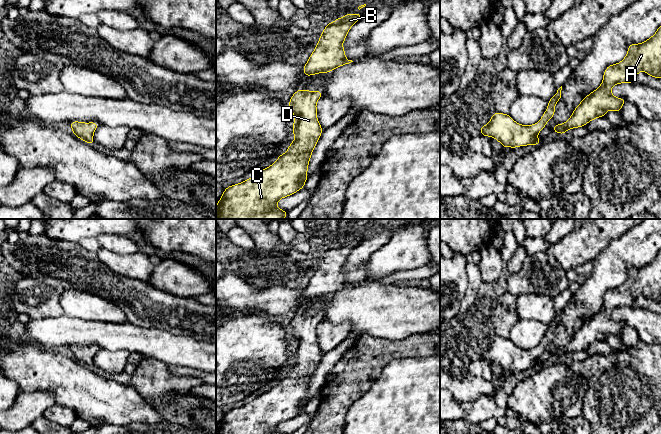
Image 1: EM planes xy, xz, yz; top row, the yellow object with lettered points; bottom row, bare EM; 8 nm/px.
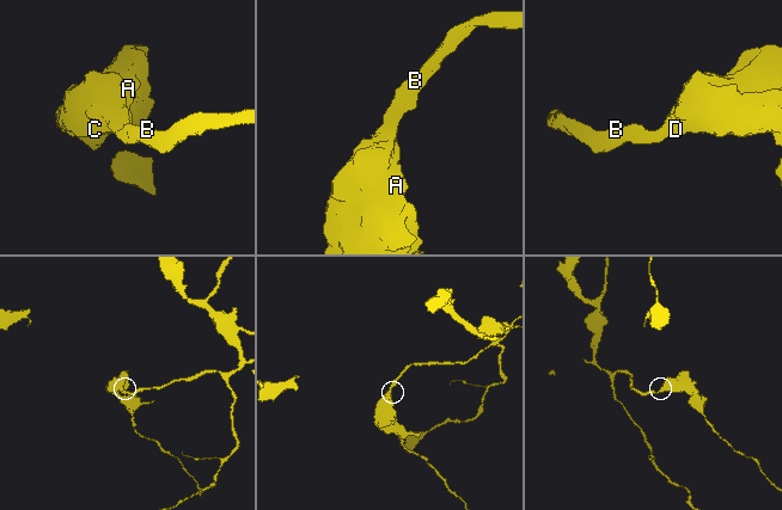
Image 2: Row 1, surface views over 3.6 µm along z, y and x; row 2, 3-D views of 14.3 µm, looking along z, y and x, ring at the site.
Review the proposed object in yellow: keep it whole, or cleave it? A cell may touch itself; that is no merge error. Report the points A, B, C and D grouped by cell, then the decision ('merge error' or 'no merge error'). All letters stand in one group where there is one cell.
groups A B C D; no merge error

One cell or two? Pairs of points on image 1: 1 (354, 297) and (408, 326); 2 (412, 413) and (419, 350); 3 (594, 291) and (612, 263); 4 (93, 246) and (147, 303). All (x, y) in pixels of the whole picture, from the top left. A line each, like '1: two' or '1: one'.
1: one
2: two
3: one
4: two

